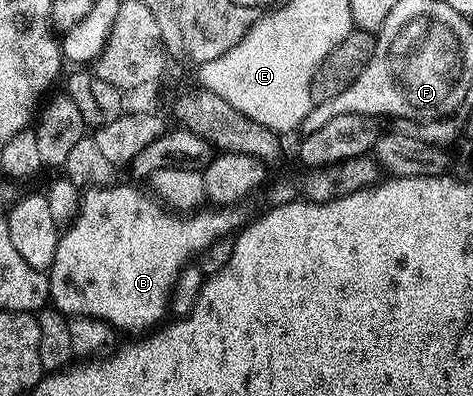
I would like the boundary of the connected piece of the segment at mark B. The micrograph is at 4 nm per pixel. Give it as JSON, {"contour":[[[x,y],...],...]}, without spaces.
{"contour":[[[114,183],[84,190],[82,197],[85,198],[81,201],[81,210],[78,211],[73,226],[58,236],[55,259],[47,270],[49,295],[52,308],[70,318],[94,317],[107,322],[117,331],[149,331],[166,320],[169,296],[181,270],[206,246],[220,237],[228,237],[234,231],[240,230],[243,225],[240,213],[242,210],[237,207],[209,207],[188,215],[176,215],[163,208],[156,200],[151,201],[135,186],[121,184]]]}

